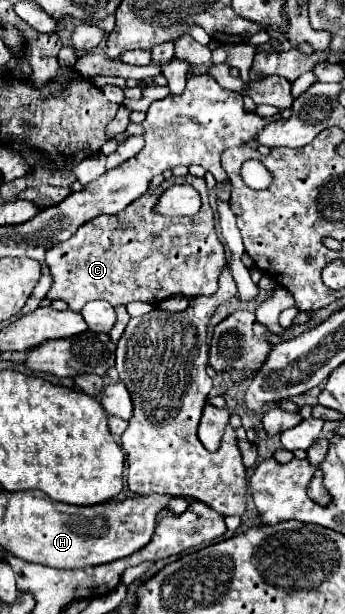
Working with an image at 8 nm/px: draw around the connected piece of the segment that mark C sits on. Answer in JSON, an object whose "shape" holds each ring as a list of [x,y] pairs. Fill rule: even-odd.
{"shape":[[[186,175],[186,177],[168,177],[164,183],[156,189],[148,189],[140,199],[136,199],[124,213],[116,215],[98,215],[92,221],[84,223],[76,235],[72,235],[68,241],[54,245],[46,253],[46,265],[52,273],[52,287],[48,291],[48,299],[62,299],[68,303],[68,309],[80,311],[88,301],[92,299],[106,299],[114,307],[126,305],[130,301],[144,301],[152,305],[160,305],[168,297],[186,295],[186,297],[198,297],[198,295],[214,295],[218,289],[218,275],[222,267],[226,265],[226,253],[222,243],[216,237],[214,231],[214,215],[208,205],[208,191],[204,179]],[[178,183],[192,185],[200,197],[202,207],[198,215],[192,217],[166,217],[154,211],[158,199],[162,193]]]}

